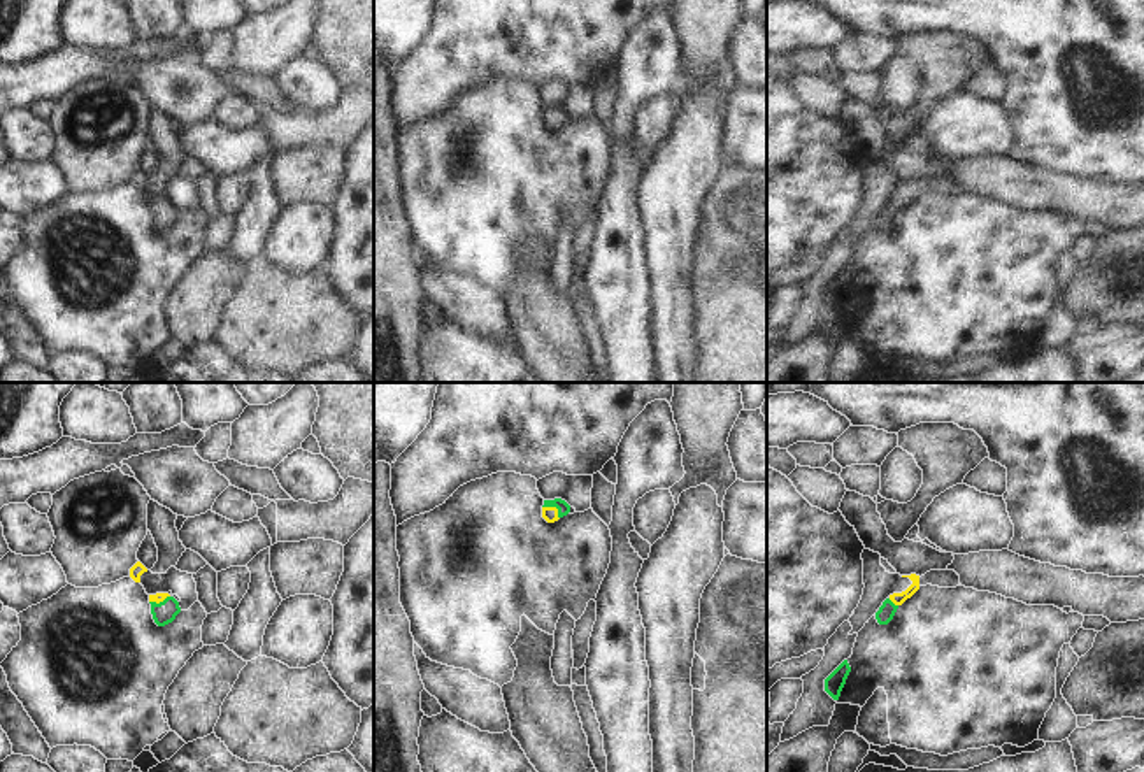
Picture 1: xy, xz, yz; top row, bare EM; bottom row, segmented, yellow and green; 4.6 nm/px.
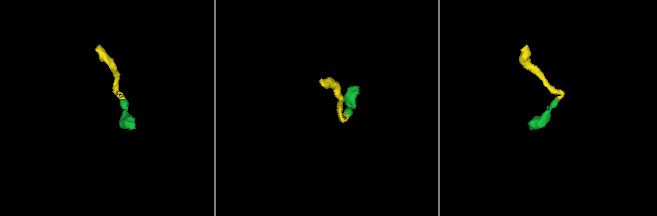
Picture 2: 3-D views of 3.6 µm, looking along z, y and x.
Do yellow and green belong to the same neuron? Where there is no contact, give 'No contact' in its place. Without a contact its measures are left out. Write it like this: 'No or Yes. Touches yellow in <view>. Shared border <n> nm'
Yes. Touches yellow in xz. Shared border 100 nm

